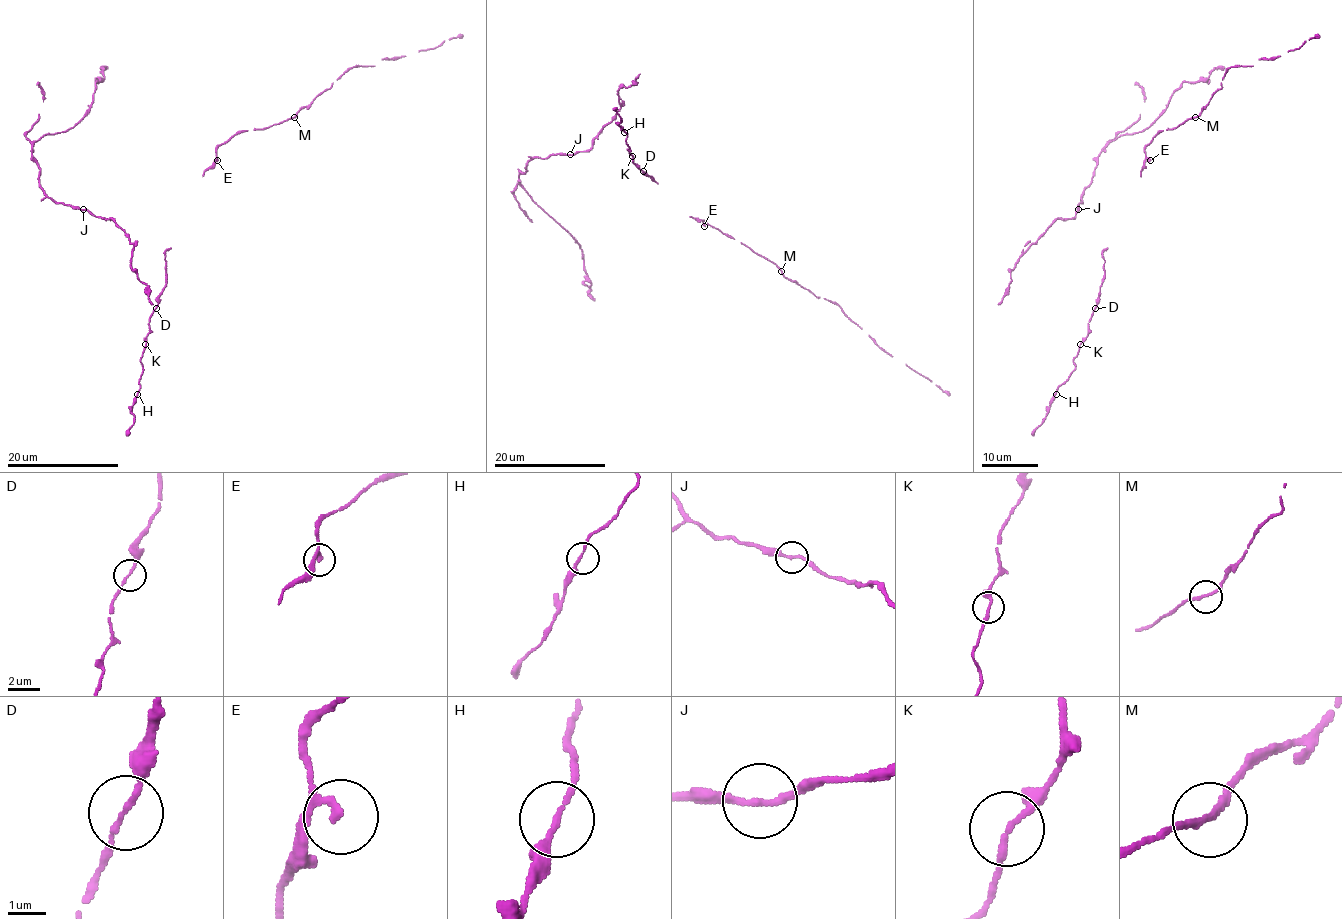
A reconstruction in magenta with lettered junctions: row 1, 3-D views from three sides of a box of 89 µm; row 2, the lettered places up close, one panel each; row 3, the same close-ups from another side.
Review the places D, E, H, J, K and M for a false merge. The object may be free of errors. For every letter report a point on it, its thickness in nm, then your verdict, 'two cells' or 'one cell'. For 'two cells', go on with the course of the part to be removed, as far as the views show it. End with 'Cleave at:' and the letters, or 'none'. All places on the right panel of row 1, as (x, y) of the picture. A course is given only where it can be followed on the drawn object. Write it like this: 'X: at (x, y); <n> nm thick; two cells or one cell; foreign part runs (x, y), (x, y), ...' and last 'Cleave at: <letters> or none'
D: at (1095, 308); 140 nm thick; one cell
E: at (1150, 160); 140 nm thick; one cell
H: at (1056, 394); 140 nm thick; one cell
J: at (1078, 209); 170 nm thick; one cell
K: at (1080, 344); 160 nm thick; one cell
M: at (1195, 117); 160 nm thick; one cell
Cleave at: none

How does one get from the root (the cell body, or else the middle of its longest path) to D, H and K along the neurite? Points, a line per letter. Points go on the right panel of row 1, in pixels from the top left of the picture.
D: (1108, 247), (1102, 253), (1104, 279), (1095, 309)
H: (1108, 247), (1102, 253), (1104, 279), (1088, 334), (1073, 360), (1074, 370), (1056, 394)
K: (1108, 247), (1102, 253), (1105, 262), (1099, 302), (1090, 318), (1088, 334), (1080, 344)

